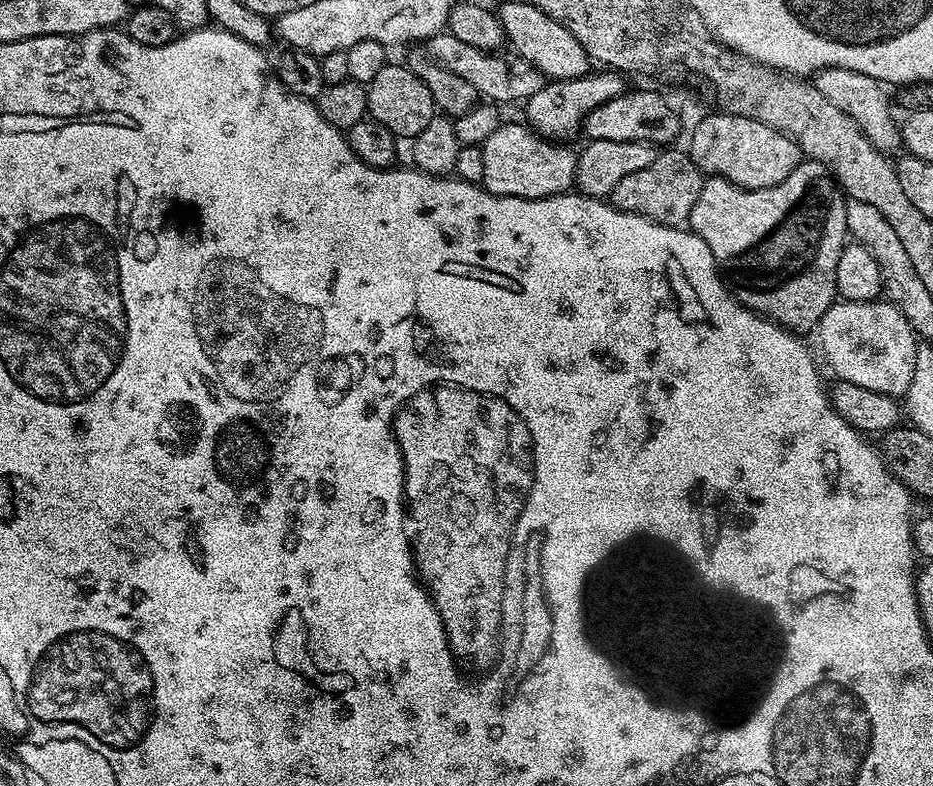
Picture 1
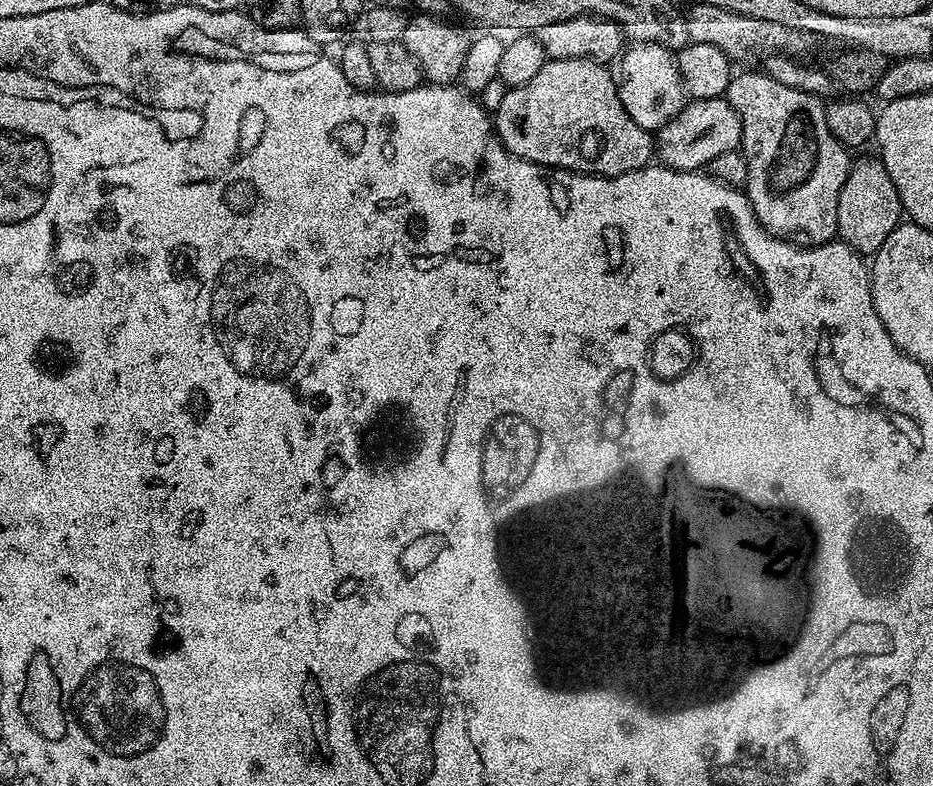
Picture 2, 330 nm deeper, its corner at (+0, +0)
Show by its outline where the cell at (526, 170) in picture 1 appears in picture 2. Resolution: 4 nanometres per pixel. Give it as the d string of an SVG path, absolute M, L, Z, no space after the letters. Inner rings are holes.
M566 58L548 60L530 82L508 88L502 106L494 114L496 137L510 154L548 168L583 172L585 176L617 176L647 168L654 160L654 136L630 118L619 98L618 80L598 60Z

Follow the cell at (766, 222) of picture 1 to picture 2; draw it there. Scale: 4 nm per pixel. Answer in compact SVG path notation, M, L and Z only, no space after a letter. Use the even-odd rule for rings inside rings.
M763 70L733 75L726 98L744 127L740 148L748 163L748 177L743 191L764 231L801 246L827 244L837 239L838 198L842 186L846 186L850 152L830 134L830 126L826 126L825 101L814 94L794 90L794 86L782 86L782 82L774 82Z

